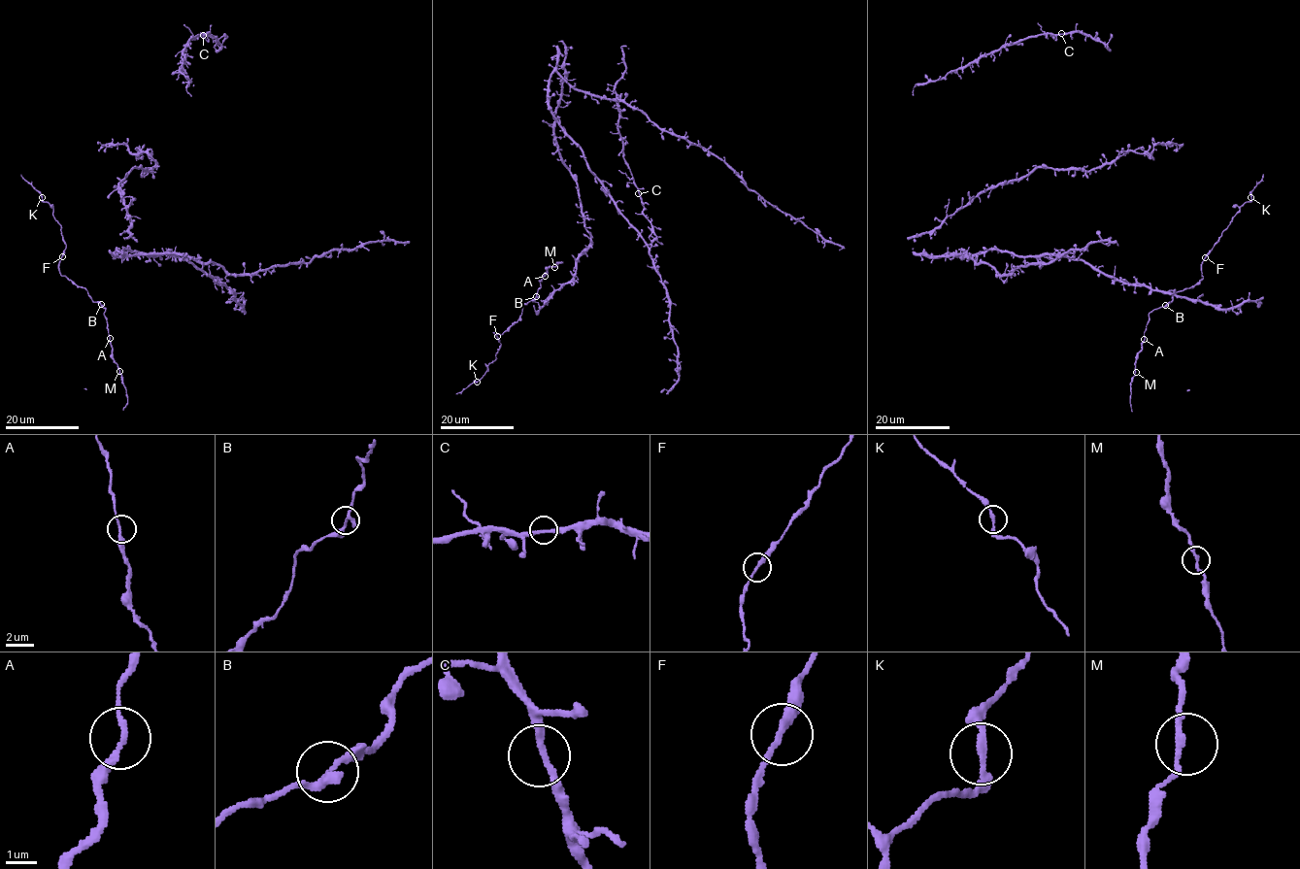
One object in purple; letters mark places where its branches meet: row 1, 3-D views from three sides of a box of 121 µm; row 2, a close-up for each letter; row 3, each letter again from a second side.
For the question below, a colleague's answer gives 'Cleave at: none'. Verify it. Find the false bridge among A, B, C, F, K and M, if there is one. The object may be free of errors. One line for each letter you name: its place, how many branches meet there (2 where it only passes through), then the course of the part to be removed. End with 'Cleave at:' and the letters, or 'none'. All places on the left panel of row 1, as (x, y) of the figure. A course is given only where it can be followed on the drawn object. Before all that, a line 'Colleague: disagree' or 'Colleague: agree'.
Colleague: agree
Cleave at: none

